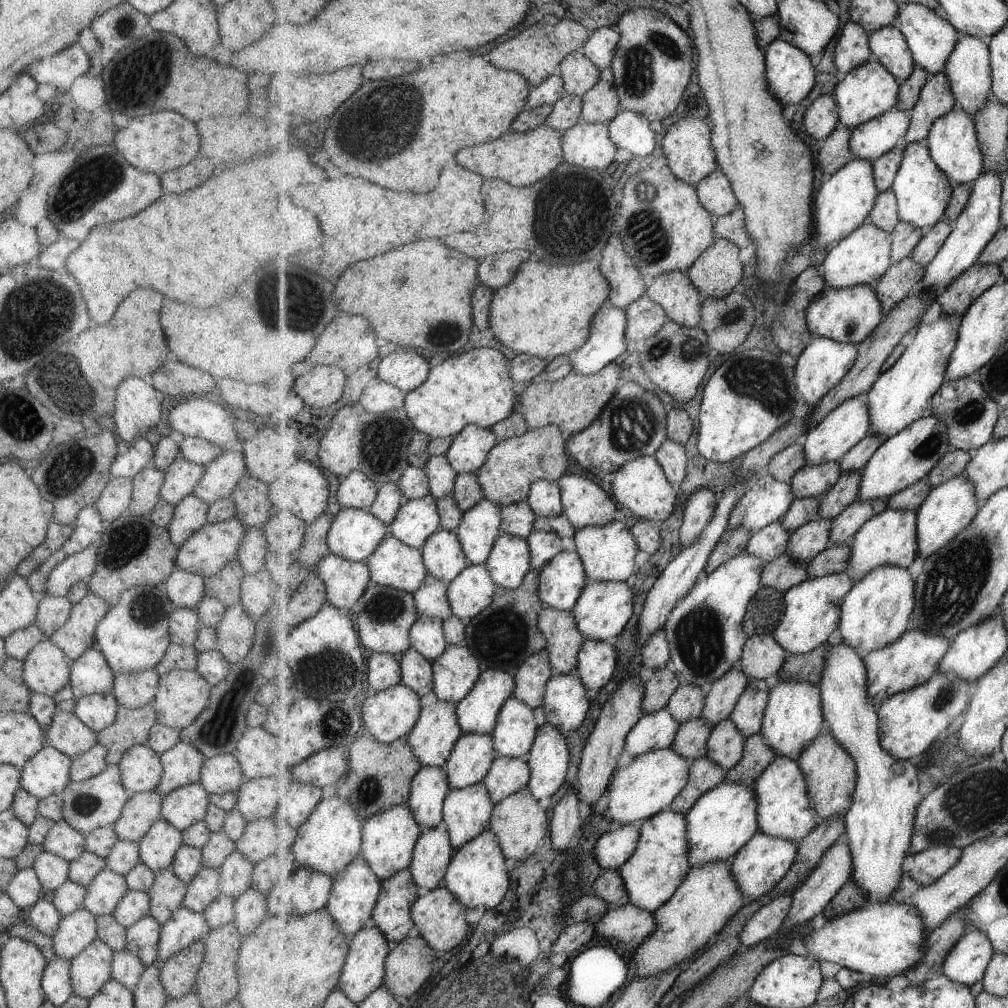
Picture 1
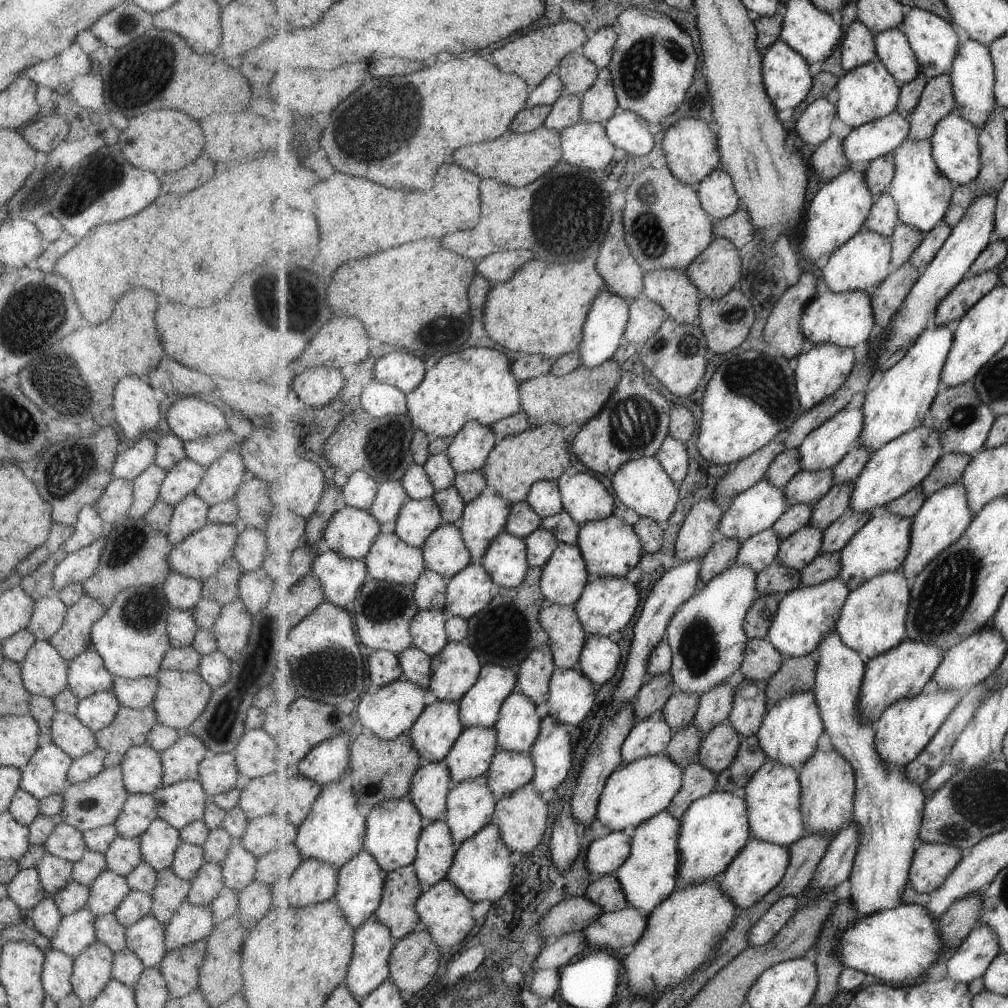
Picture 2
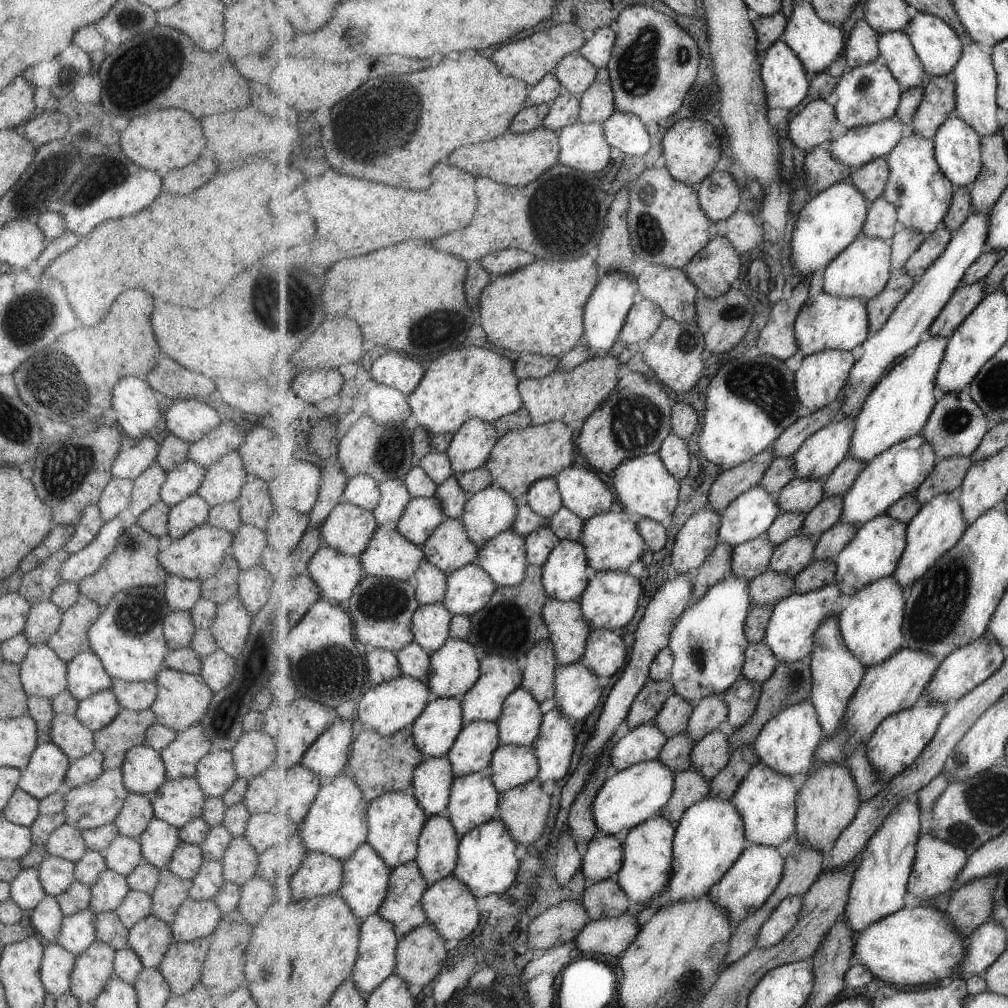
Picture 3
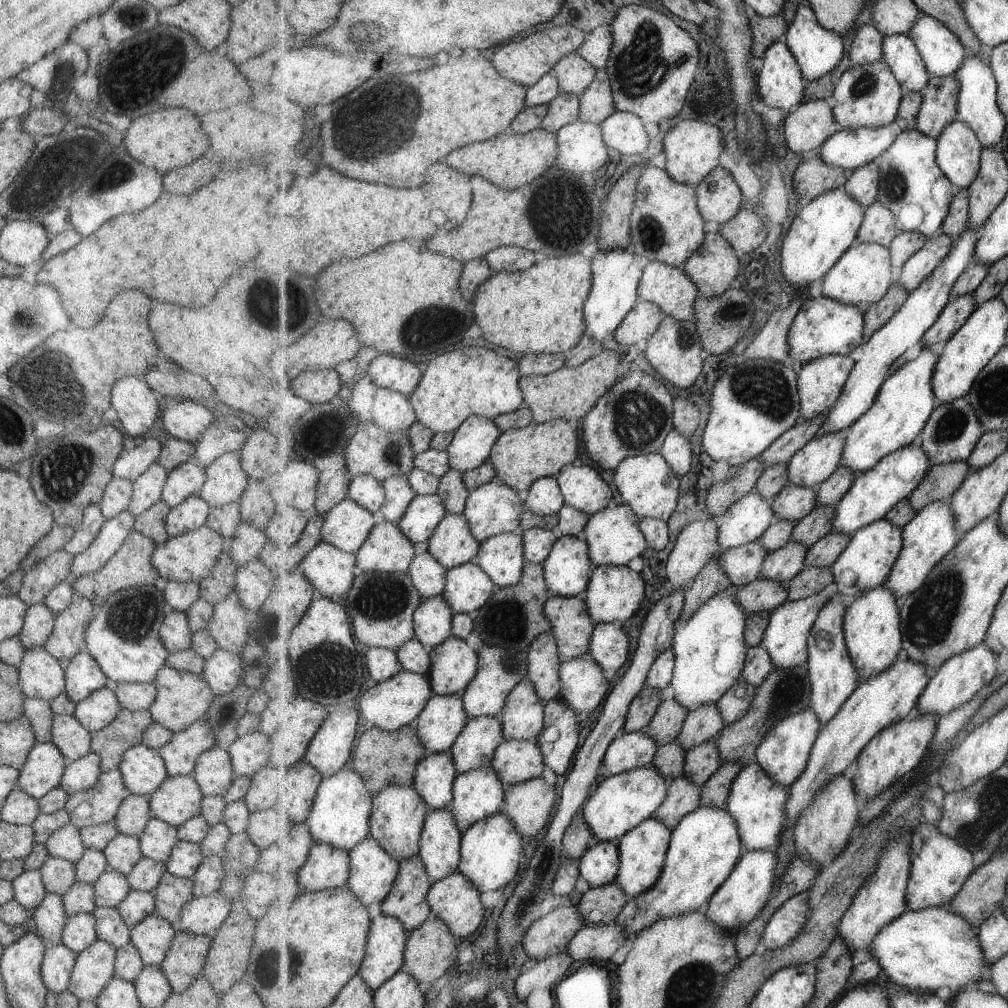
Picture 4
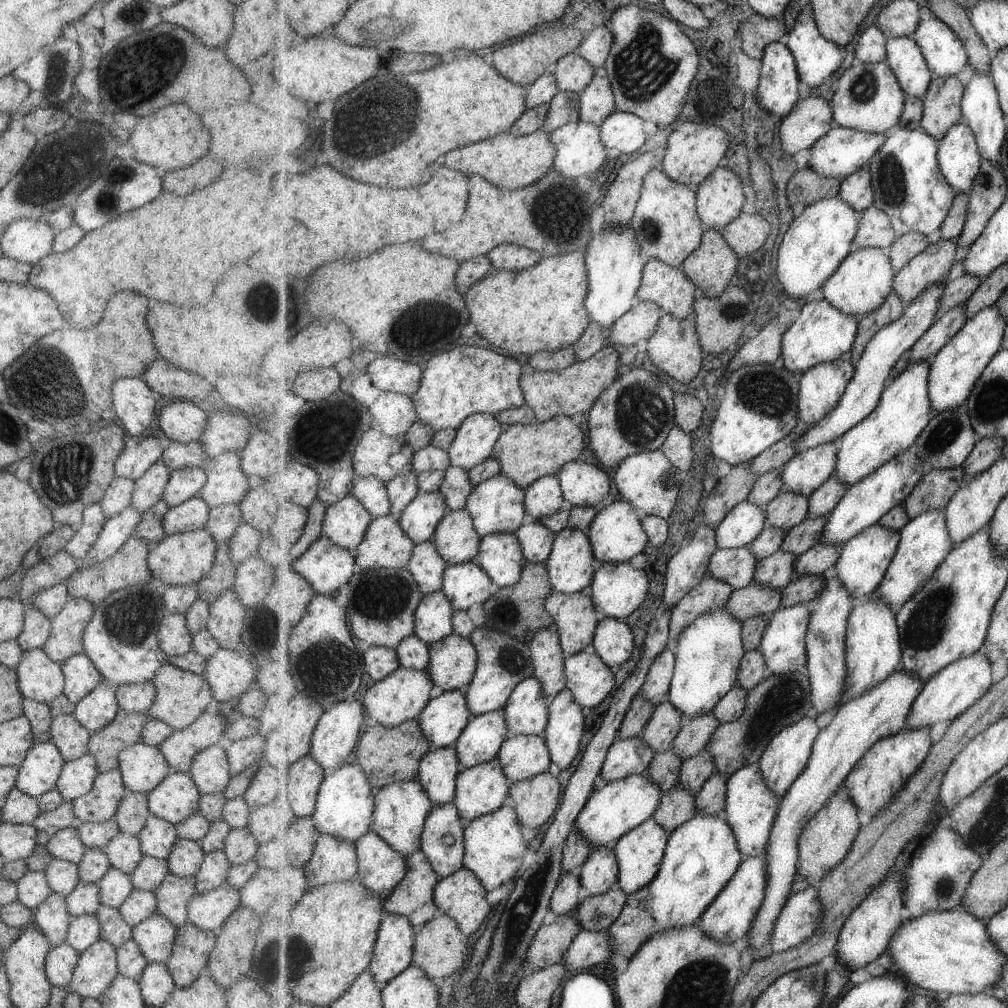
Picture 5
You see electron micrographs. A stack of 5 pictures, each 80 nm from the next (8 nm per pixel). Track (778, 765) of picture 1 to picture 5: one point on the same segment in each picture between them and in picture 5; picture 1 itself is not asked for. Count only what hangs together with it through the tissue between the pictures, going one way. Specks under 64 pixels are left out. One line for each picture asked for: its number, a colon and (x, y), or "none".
2: (773, 795)
3: (767, 801)
4: (758, 804)
5: (751, 810)

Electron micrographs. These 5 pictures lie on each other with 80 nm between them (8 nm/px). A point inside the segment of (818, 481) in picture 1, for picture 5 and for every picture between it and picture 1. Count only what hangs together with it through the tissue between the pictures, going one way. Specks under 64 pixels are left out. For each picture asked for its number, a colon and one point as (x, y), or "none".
2: (806, 487)
3: (801, 496)
4: (793, 503)
5: (789, 509)

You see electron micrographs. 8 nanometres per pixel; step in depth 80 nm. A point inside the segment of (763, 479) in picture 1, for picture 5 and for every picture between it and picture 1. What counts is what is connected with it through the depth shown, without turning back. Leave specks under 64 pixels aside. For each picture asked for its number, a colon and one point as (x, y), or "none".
2: (756, 510)
3: (750, 515)
4: (746, 521)
5: (747, 521)

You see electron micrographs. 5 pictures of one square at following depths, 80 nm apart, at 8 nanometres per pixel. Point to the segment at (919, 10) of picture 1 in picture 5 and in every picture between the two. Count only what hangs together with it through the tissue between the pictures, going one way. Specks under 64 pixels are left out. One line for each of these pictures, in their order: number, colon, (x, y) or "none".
2: (935, 42)
3: (938, 45)
4: (944, 53)
5: (946, 54)

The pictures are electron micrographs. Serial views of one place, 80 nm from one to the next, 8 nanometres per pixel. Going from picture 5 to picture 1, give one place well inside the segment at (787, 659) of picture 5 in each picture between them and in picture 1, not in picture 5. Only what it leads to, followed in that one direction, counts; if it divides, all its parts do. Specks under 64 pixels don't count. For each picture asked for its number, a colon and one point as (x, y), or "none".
1: (813, 612)
2: (805, 617)
3: (790, 633)
4: (786, 639)

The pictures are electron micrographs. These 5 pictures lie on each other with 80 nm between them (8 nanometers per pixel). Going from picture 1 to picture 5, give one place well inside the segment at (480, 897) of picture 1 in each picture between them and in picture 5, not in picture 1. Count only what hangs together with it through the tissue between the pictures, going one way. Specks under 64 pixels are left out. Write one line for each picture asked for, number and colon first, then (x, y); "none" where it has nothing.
2: (483, 870)
3: (487, 862)
4: (491, 850)
5: (495, 843)

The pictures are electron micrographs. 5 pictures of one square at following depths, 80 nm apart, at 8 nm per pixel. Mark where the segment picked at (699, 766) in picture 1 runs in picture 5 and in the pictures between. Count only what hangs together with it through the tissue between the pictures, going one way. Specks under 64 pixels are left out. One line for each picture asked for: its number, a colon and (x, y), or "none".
2: (698, 781)
3: (691, 787)
4: (683, 797)
5: (677, 806)

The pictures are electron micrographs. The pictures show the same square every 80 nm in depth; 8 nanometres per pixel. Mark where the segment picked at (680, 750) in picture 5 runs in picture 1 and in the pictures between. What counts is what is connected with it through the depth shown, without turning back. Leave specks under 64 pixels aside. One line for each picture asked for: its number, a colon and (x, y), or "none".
1: (721, 700)
2: (715, 707)
3: (710, 713)
4: (702, 725)

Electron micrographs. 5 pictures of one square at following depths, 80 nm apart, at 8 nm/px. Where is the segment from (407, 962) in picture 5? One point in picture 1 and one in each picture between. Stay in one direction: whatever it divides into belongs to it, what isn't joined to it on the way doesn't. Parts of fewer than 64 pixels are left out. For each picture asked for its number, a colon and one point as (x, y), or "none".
1: (365, 971)
2: (374, 942)
3: (378, 958)
4: (386, 953)

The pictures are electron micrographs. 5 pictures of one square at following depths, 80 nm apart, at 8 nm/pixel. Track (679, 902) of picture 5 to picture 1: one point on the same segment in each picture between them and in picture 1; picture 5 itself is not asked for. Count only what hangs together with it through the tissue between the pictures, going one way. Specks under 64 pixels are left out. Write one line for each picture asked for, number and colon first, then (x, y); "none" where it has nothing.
1: (722, 822)
2: (715, 829)
3: (710, 838)
4: (705, 848)

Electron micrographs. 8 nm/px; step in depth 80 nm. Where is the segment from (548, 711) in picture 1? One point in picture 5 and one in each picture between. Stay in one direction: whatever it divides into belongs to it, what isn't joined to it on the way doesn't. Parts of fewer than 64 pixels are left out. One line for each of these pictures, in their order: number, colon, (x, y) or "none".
2: (573, 695)
3: (579, 691)
4: (585, 685)
5: (590, 678)

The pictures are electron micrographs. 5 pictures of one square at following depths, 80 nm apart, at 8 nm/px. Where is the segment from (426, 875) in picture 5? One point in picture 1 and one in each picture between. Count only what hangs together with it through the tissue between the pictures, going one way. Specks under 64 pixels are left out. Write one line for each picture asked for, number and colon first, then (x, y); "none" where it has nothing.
1: (393, 914)
2: (398, 910)
3: (403, 906)
4: (407, 901)

